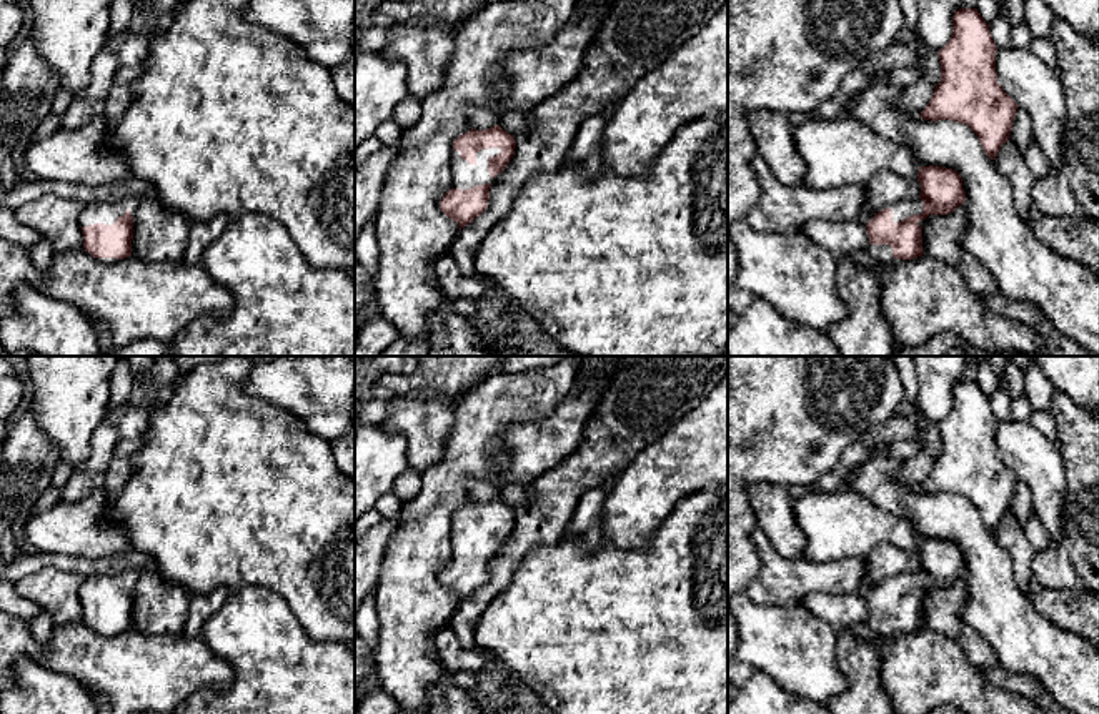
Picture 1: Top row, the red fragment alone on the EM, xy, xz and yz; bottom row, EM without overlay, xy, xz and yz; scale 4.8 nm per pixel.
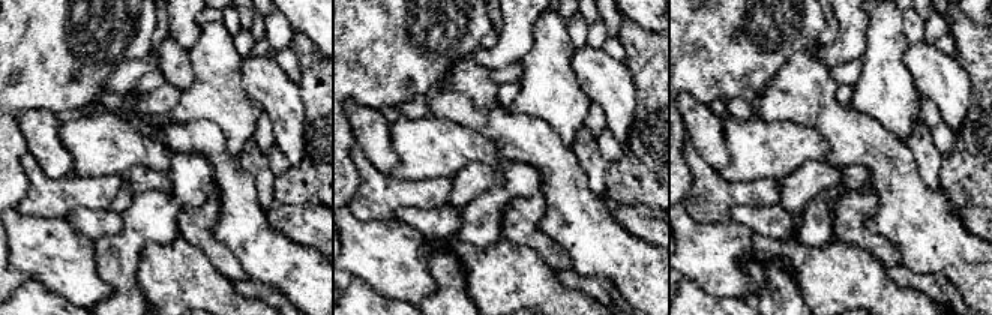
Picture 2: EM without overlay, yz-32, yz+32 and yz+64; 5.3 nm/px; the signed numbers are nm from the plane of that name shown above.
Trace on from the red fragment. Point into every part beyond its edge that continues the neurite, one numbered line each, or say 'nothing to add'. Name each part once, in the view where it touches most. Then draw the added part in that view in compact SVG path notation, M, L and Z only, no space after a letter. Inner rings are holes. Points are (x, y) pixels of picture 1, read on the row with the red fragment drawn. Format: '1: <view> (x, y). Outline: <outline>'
1: xz (463, 175). Outline: M486 148L476 153L476 163L470 165L463 160L460 151L451 151L451 188L468 190L476 185L488 185L495 183L496 176L493 178L488 173L488 158L493 155L496 156L501 150L500 148Z

